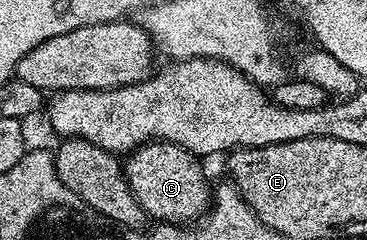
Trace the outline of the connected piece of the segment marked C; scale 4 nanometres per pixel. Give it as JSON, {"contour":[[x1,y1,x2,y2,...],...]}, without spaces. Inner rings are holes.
{"contour":[[147,142,128,155,125,178,150,219,157,218,153,220,165,224,192,224,208,211,211,186,209,190,209,182,197,162,200,161,189,151,170,142]]}

